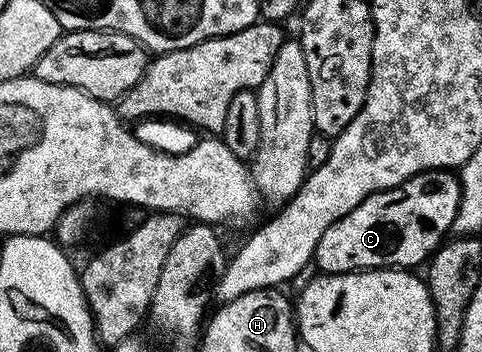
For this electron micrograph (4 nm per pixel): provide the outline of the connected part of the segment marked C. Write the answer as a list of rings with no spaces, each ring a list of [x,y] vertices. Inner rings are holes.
[[[452,171],[420,172],[405,184],[369,196],[362,204],[355,206],[355,210],[327,226],[327,230],[323,230],[323,238],[319,238],[313,260],[325,274],[366,272],[368,268],[416,269],[416,264],[424,265],[450,235],[460,201],[461,182]]]

